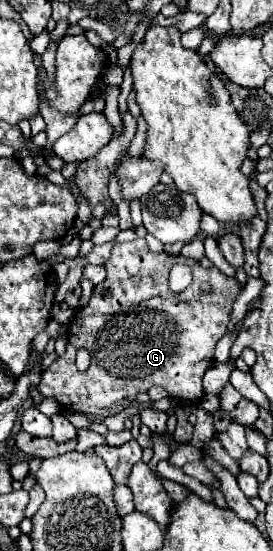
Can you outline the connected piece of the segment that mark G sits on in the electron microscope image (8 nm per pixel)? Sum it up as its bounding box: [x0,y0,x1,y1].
[38,237,242,417]

